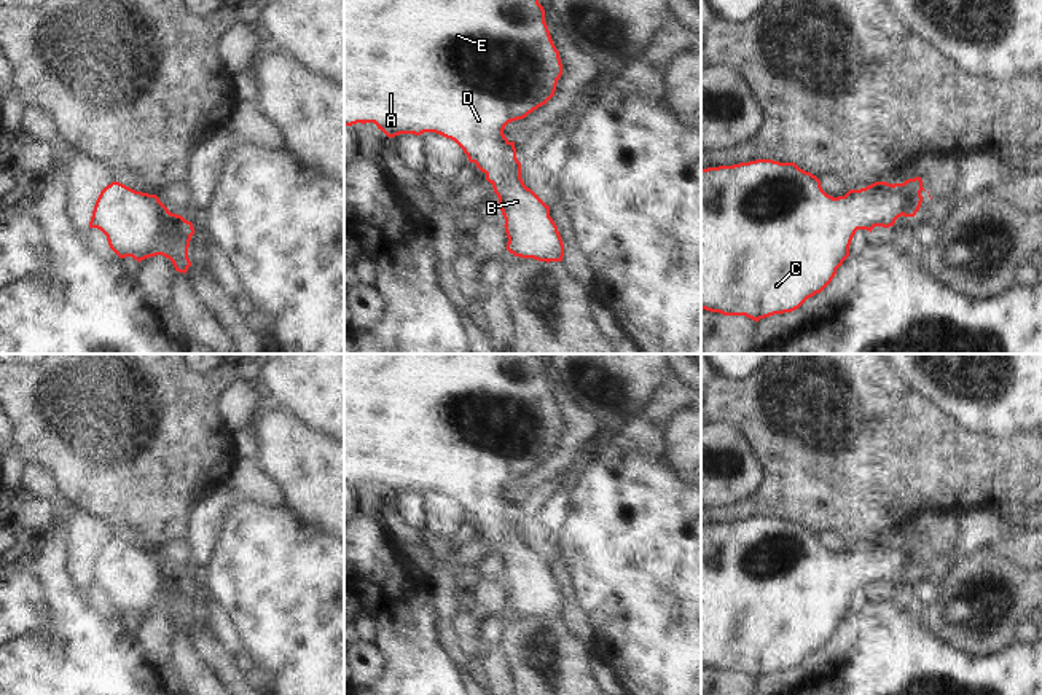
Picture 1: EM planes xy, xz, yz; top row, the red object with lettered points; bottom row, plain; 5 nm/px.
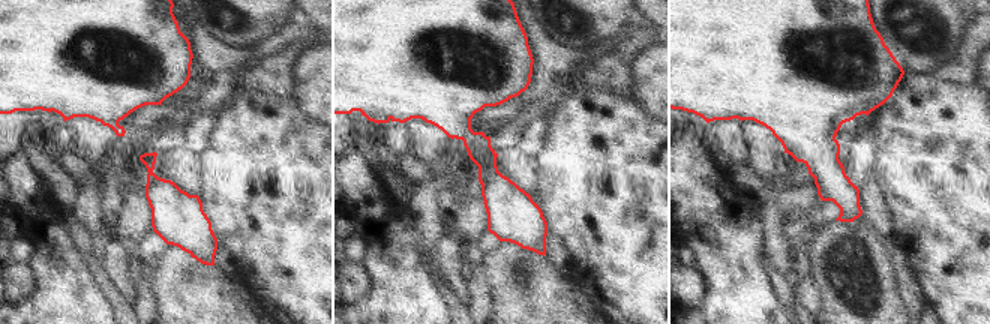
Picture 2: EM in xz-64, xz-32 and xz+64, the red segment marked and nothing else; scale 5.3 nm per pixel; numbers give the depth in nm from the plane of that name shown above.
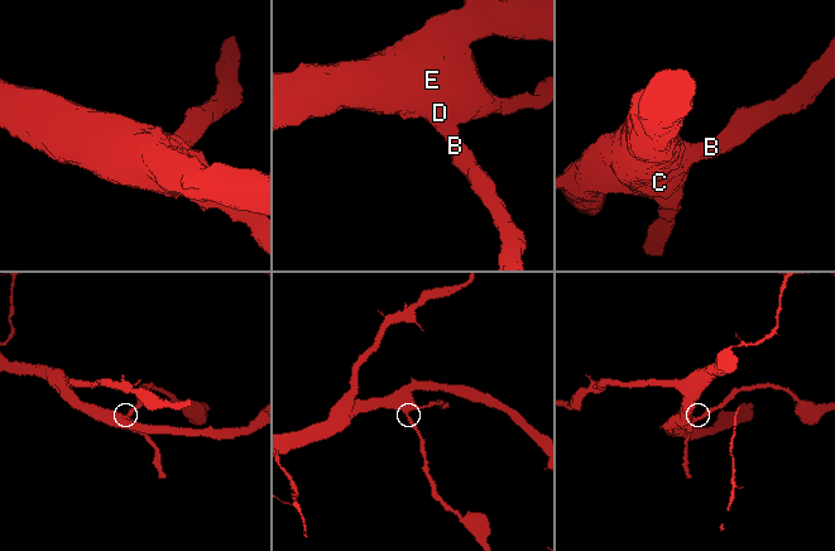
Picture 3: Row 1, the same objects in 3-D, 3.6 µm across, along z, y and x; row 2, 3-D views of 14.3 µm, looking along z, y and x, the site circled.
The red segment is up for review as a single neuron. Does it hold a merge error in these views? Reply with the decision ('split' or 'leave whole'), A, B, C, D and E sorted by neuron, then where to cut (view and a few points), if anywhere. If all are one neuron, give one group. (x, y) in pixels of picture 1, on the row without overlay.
leave whole; groups A B C D E; cut none

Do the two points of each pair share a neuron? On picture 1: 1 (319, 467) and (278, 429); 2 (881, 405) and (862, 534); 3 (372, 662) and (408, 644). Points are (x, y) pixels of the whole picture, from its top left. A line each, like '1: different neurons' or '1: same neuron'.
1: same neuron
2: same neuron
3: different neurons

